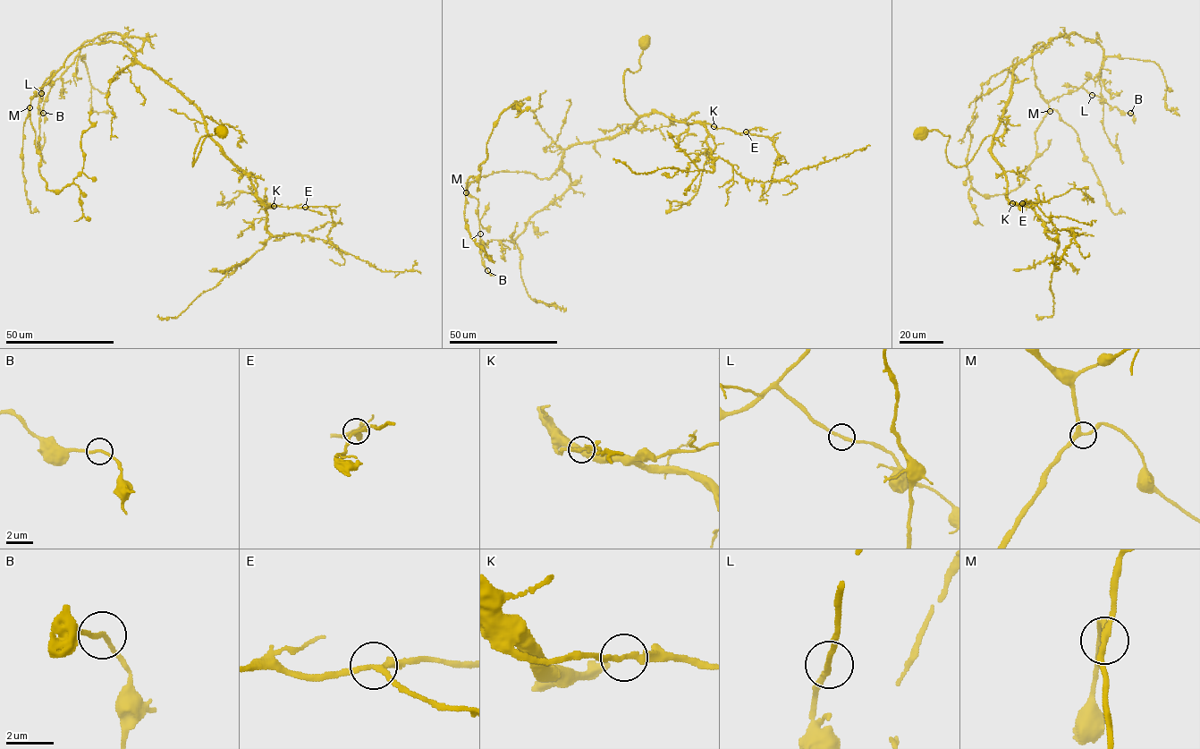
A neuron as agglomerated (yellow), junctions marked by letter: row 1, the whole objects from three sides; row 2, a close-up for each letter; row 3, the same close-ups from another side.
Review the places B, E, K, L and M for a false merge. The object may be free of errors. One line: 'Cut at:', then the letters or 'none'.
Cut at: none

